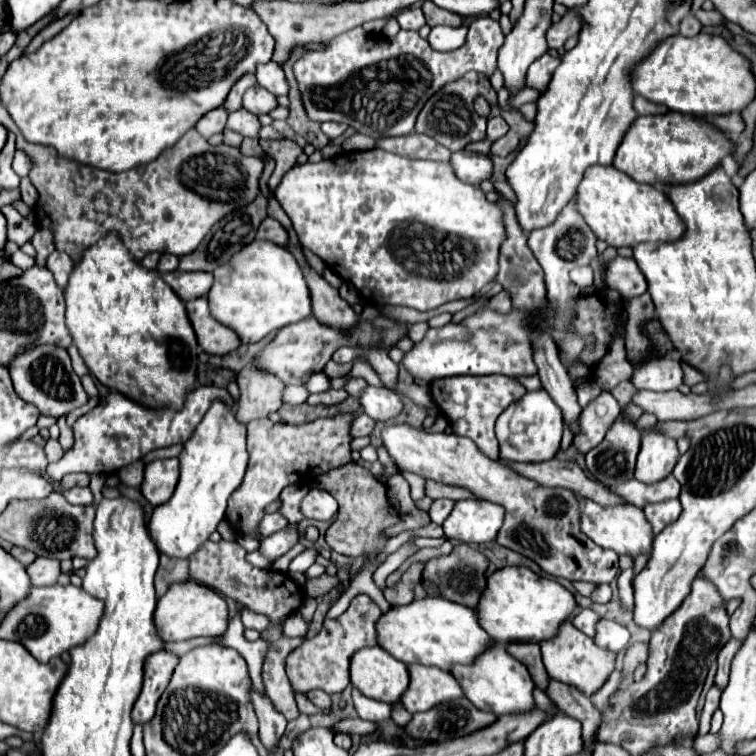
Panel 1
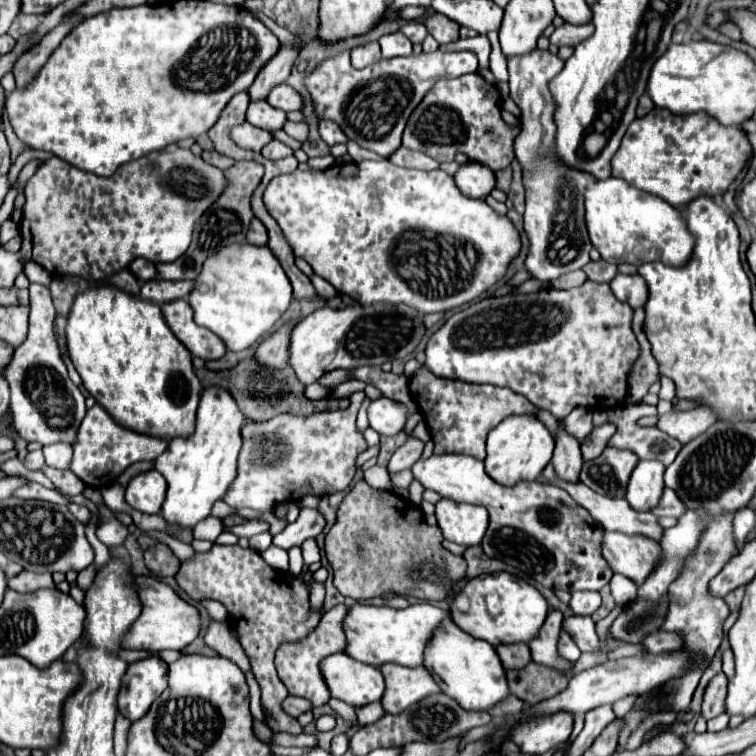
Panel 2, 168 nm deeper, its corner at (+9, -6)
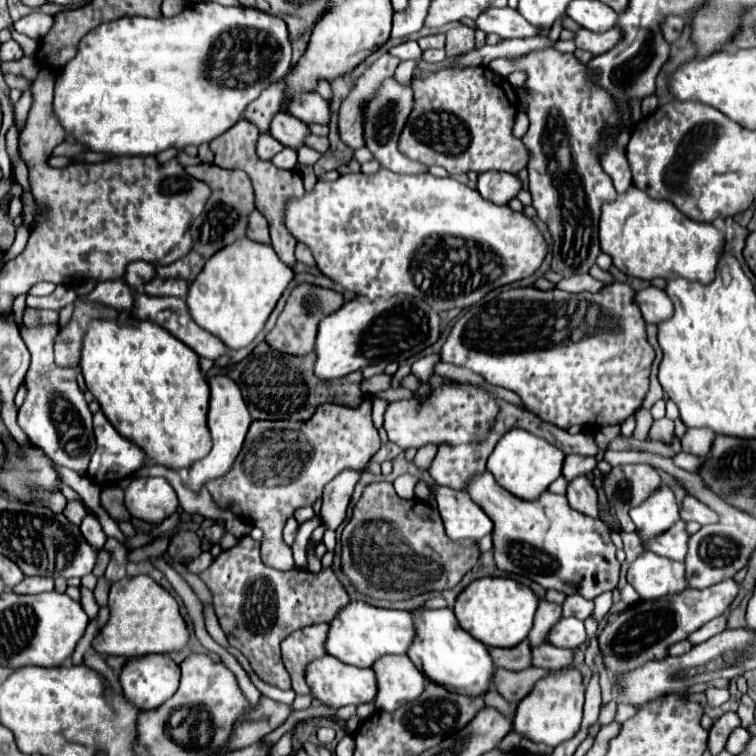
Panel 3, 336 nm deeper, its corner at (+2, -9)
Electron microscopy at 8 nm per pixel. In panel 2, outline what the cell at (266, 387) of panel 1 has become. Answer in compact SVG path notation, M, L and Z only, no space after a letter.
M290 322L282 326L278 332L268 336L260 346L256 348L254 360L258 364L264 364L266 368L276 368L282 370L288 366L288 330L292 330L296 322Z

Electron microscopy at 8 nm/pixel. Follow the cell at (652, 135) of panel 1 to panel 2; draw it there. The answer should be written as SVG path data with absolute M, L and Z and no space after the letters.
M654 108L630 124L612 158L612 176L660 196L676 208L684 208L698 196L722 194L740 174L750 154L748 136L738 126L722 126L704 112L672 114L670 110Z

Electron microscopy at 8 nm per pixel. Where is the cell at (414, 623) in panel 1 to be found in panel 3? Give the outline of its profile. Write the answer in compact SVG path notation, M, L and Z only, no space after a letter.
M349 601L335 619L329 623L325 651L331 657L337 657L343 663L355 667L371 667L375 659L387 653L407 653L407 645L413 641L413 621L409 611L381 609L365 601Z

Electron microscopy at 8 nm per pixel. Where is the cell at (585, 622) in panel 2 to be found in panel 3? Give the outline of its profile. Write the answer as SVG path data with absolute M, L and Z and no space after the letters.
M561 617L557 625L553 625L551 635L547 635L547 643L563 647L563 649L575 649L585 641L587 633L583 627L583 621L575 617Z

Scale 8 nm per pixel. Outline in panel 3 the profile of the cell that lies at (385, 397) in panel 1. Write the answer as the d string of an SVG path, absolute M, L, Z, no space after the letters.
M443 383L437 393L431 393L429 397L425 397L423 401L417 397L405 399L405 401L395 401L389 403L387 411L385 411L385 431L389 435L389 441L397 443L401 449L409 449L409 447L423 447L423 445L461 445L461 443L481 443L489 431L491 425L495 423L495 415L499 413L499 405L497 405L497 397L493 393L489 393L487 389L479 387L479 385L471 385L471 383Z

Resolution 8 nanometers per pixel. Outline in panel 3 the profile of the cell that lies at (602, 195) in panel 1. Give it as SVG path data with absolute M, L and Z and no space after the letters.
M637 187L603 205L599 221L601 251L611 255L613 265L625 275L639 279L675 279L685 277L697 283L711 283L717 275L717 263L723 255L725 235L711 223L699 223L683 215L675 205L651 199Z

